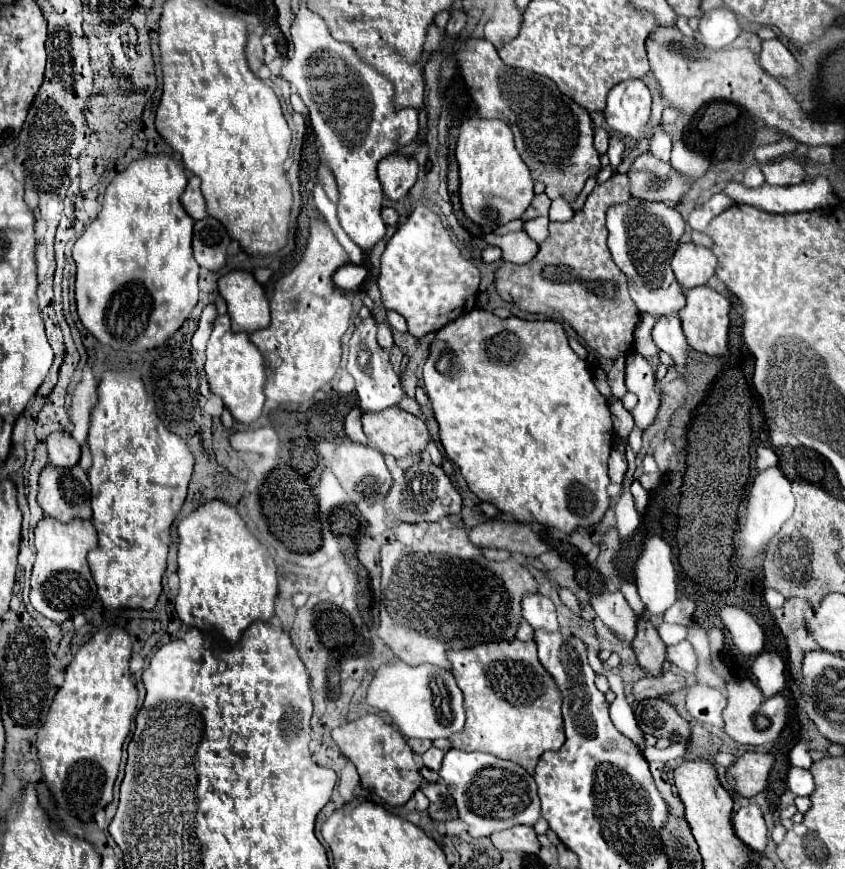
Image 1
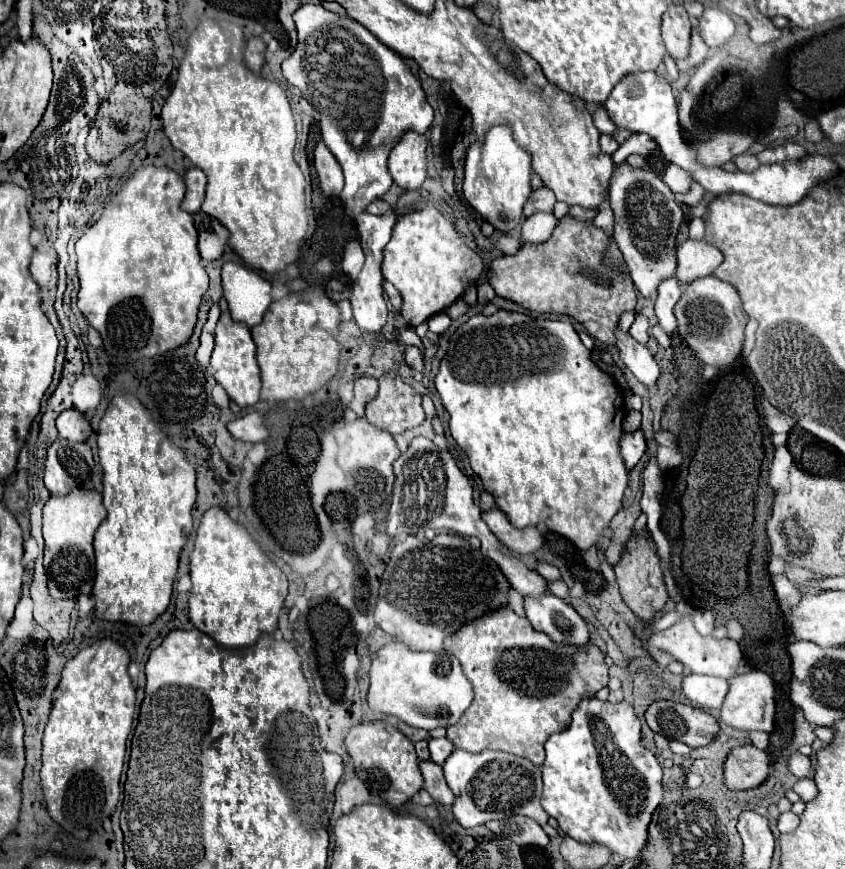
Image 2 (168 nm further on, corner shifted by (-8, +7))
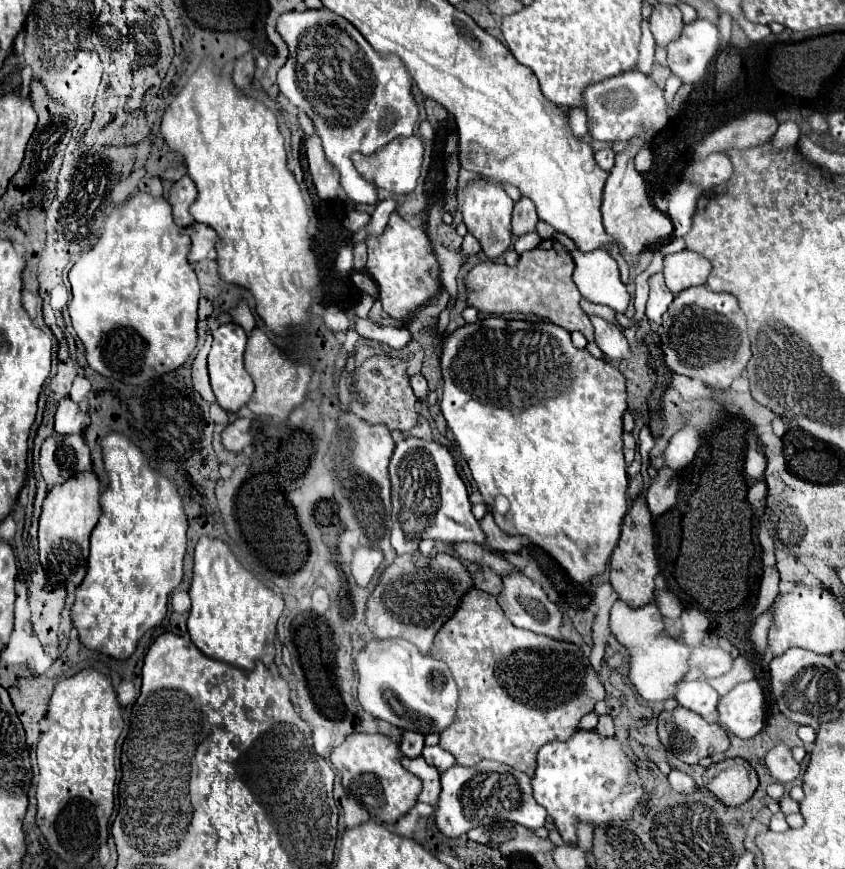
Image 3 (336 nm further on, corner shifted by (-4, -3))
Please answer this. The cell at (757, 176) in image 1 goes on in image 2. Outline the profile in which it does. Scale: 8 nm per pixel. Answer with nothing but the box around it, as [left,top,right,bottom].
[734,154,760,172]

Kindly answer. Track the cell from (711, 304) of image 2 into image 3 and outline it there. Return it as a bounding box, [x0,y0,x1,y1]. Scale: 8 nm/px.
[660,286,750,390]

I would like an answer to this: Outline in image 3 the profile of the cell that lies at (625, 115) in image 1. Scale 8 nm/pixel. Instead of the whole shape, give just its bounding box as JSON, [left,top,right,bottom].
[584,70,668,142]

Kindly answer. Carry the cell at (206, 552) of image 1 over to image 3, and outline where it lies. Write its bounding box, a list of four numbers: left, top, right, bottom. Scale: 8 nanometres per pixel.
[188,538,284,670]

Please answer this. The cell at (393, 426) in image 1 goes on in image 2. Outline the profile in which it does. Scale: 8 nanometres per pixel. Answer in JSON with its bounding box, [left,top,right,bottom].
[366,376,426,436]

